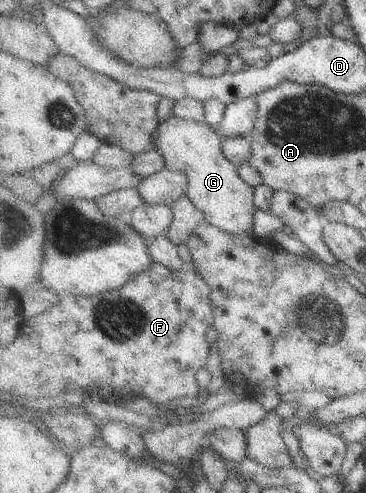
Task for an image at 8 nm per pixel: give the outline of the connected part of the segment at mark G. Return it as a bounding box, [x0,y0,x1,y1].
[152,115,259,235]

